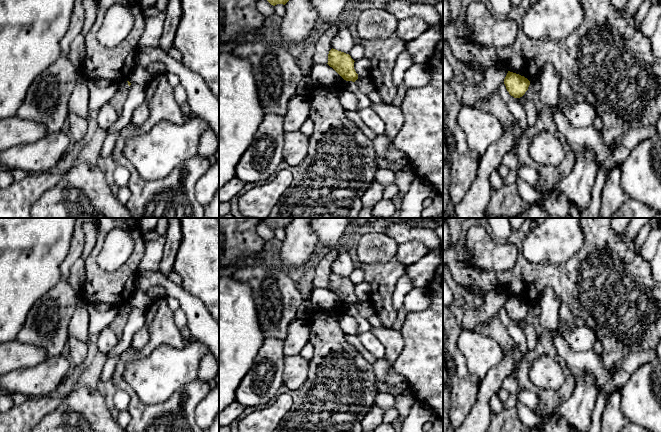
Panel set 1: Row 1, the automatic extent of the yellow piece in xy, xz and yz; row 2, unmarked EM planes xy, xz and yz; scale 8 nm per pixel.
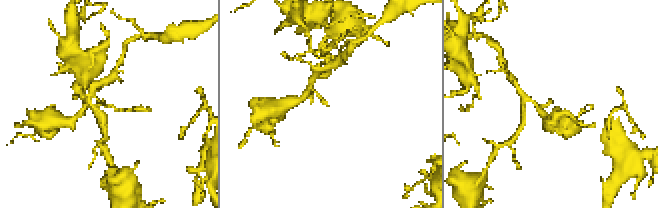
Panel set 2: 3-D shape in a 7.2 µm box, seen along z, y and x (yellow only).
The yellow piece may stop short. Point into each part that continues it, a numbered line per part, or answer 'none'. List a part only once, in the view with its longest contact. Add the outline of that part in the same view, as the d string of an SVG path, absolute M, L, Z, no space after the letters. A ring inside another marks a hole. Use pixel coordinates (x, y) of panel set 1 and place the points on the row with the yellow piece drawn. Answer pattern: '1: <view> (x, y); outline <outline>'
none

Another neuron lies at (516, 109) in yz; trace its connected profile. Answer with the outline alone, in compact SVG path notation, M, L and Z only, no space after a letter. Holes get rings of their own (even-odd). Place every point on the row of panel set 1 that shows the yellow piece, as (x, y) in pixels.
M504 82L499 85L498 96L506 104L513 118L519 123L525 133L529 127L526 120L526 112L523 106L517 101L517 98L509 94Z

